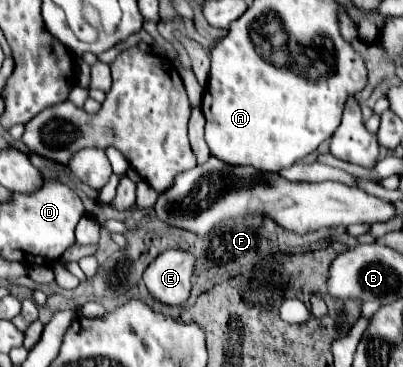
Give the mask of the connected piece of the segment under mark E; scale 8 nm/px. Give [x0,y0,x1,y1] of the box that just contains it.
[143,251,195,305]

